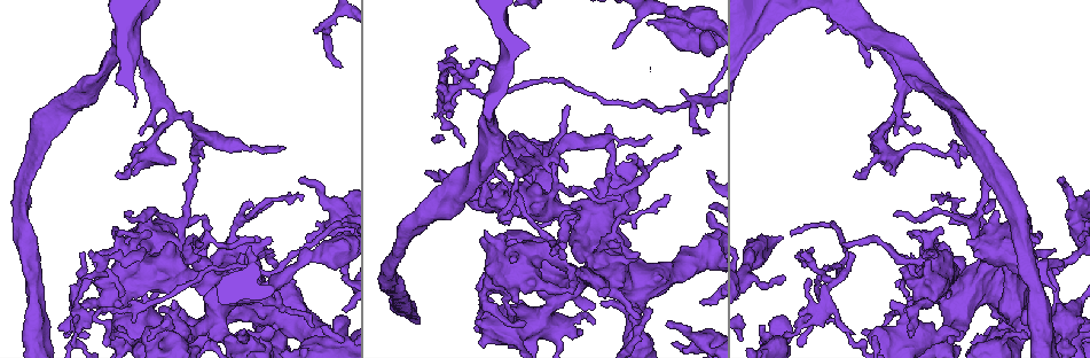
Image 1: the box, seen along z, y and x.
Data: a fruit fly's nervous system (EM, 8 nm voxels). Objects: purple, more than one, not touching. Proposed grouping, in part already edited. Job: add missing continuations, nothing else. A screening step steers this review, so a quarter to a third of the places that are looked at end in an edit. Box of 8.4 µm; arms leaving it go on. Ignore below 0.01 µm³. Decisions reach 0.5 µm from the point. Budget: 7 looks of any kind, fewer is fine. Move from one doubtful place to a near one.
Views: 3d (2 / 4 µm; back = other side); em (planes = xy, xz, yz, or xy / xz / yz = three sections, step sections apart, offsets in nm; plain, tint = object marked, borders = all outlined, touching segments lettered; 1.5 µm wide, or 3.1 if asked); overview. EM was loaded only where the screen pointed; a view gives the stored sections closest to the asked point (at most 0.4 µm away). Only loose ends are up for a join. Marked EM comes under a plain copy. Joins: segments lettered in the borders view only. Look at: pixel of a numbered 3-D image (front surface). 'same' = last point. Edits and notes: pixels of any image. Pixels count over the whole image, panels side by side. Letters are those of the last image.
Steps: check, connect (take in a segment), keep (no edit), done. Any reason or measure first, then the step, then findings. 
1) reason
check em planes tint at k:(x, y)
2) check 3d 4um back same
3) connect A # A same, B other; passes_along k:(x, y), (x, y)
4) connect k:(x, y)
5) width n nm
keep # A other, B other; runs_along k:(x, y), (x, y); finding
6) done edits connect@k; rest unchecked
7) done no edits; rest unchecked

stops while still wide
check em planes borders at 1:(688, 26)

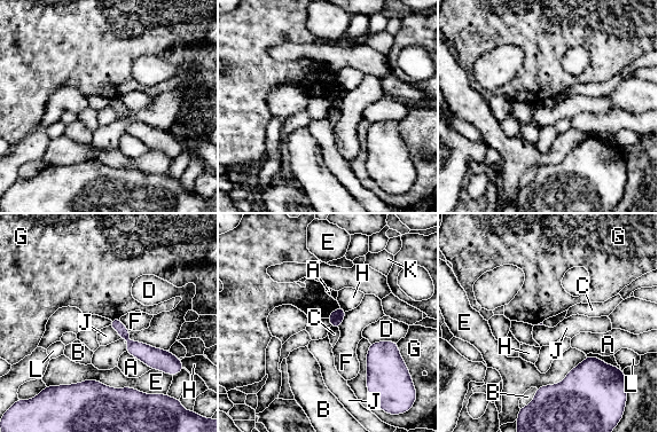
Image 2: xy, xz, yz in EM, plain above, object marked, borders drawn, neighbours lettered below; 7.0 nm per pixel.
keep # A other, B other, C other, D other, E other, F other, G other, H other, J other, K other, L other; runs_along 2:(112, 322), (138, 350), (166, 359); none of them fits

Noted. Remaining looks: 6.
an open end
check em xz step 8 borders at 1:(812, 248)

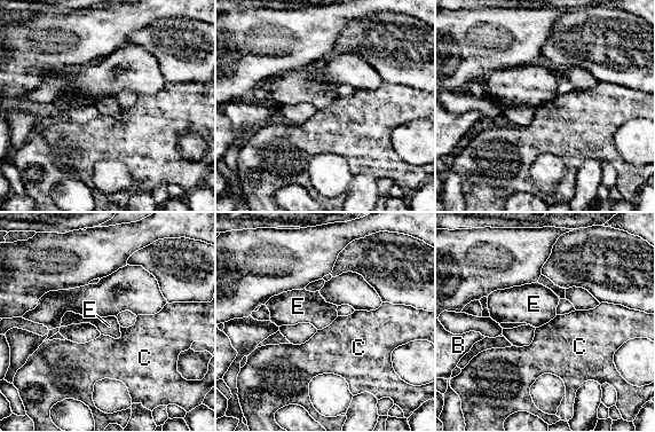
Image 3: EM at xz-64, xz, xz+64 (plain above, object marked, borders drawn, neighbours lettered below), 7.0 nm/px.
check em planes borders same

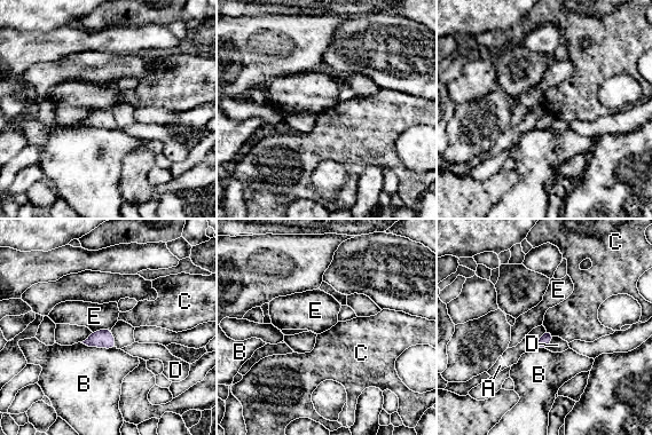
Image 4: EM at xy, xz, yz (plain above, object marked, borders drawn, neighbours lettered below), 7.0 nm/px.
keep # A other, B other, C other, D other, E other; border 4:(546, 329), (555, 335); no lettered segment goes on from it

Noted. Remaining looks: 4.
free end
check 3d 4um at 1:(560, 242)

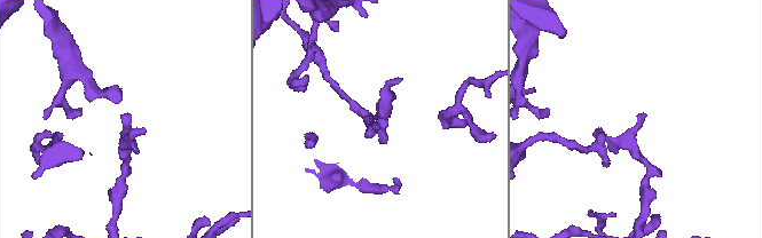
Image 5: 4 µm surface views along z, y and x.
check em yz step 4 tint at 5:(121, 116)

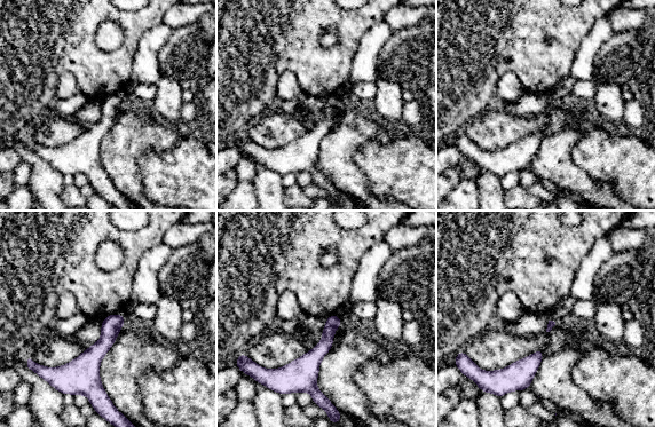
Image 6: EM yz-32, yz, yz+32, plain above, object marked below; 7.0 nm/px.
cut it another way
check em planes borders same

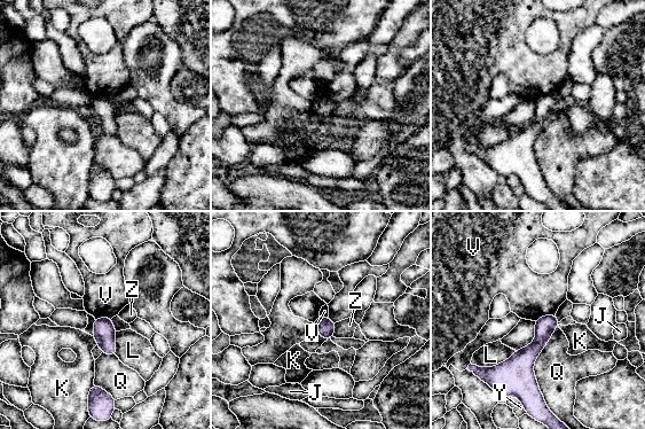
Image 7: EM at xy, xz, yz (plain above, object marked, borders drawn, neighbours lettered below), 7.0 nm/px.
longest_contact Q 550 nm
keep # J other, K other, L other, Q other, V other, Y other, Z other; border 7:(555, 313), (540, 316), (534, 320); no lettered segment goes on from it

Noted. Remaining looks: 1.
done no edits; rest unchecked

